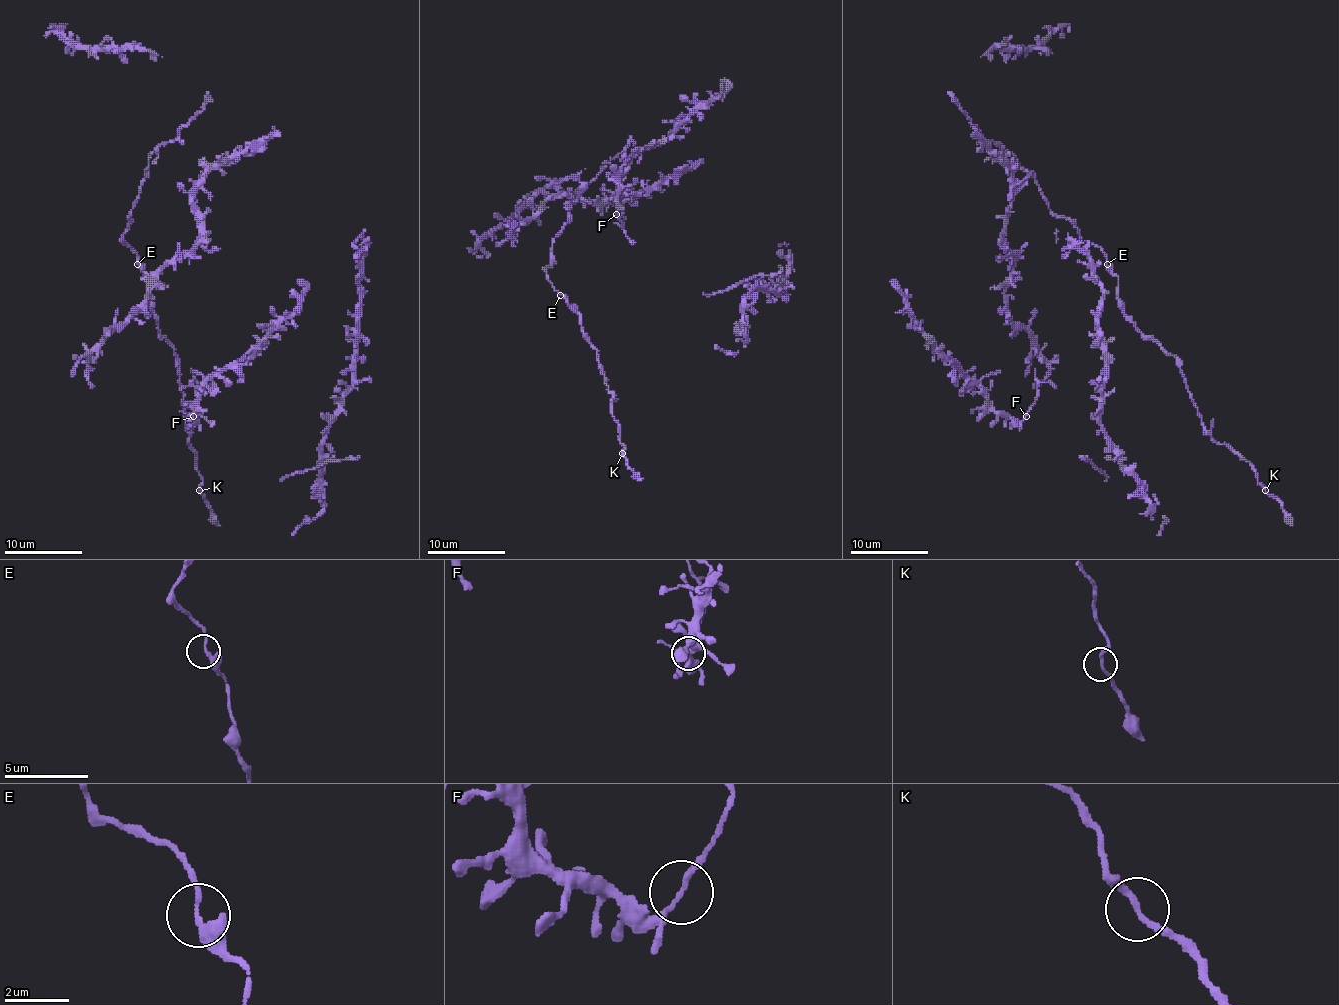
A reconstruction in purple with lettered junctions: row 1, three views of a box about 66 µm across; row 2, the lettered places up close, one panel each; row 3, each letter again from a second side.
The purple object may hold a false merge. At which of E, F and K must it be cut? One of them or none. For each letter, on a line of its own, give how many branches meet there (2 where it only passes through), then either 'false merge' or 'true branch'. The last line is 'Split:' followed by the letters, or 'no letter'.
E: branches 2; true branch
F: branches 2; false merge
K: branches 2; true branch
Split: F

